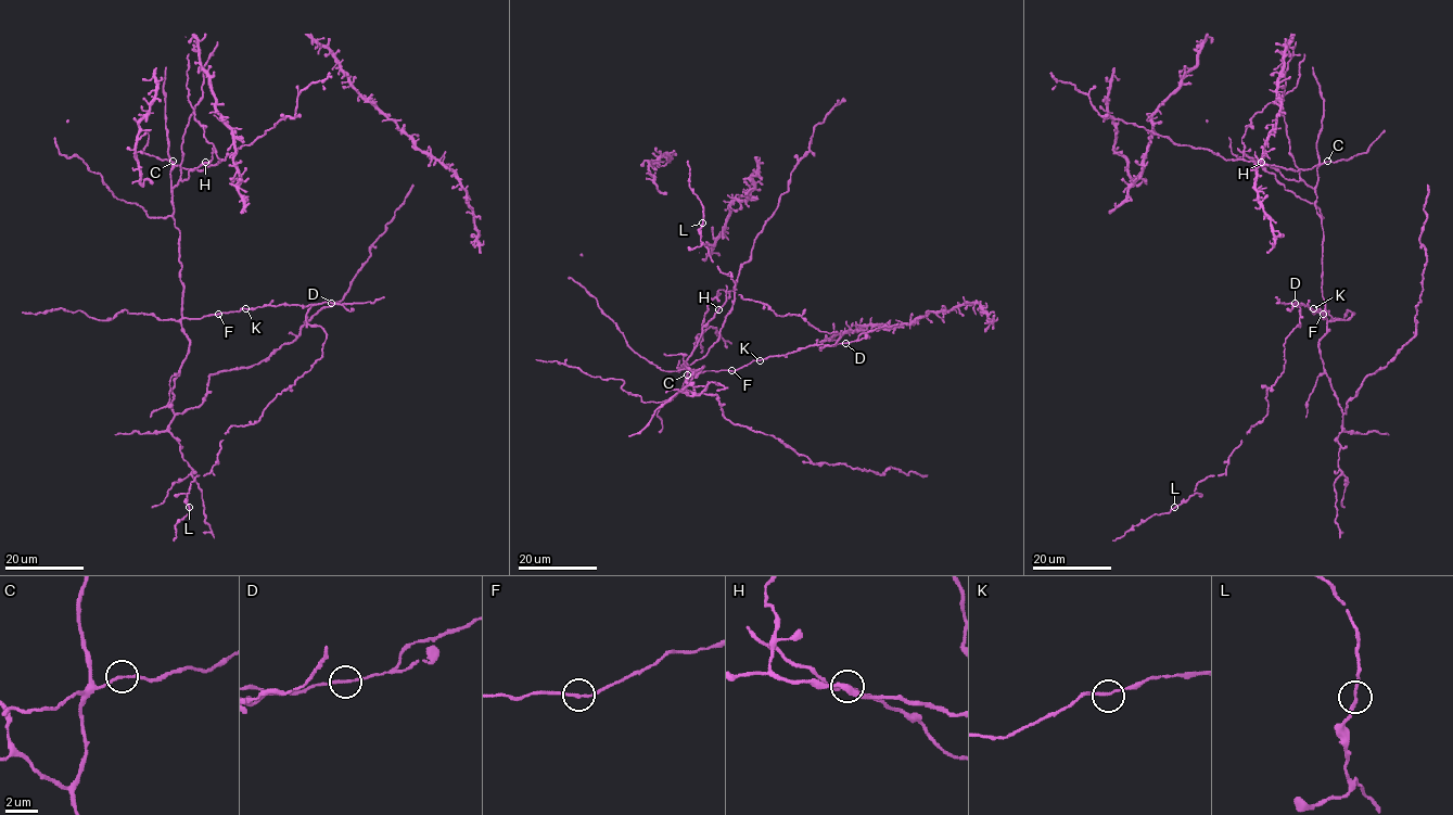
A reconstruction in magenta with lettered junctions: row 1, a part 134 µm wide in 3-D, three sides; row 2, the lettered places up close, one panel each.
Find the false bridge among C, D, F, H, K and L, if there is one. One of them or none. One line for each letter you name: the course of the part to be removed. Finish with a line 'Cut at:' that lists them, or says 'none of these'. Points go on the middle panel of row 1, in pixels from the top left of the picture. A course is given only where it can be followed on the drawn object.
Cut at: none of these

